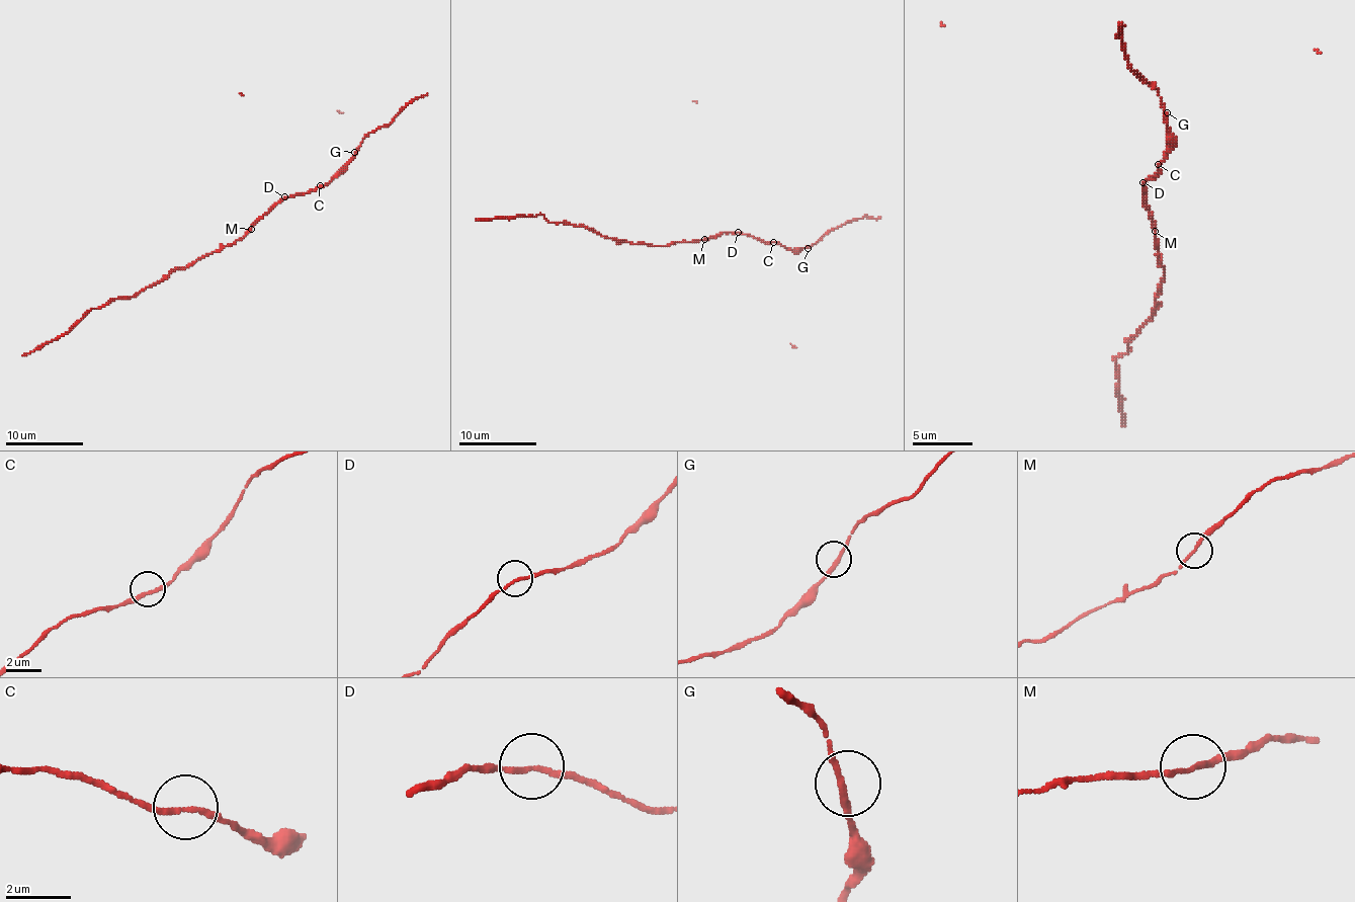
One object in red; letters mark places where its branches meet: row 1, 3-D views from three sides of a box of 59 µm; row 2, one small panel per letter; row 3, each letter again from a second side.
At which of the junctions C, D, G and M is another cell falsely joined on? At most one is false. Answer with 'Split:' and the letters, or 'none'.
Split: none

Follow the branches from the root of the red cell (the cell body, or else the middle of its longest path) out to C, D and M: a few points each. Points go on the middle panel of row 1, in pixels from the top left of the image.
C: (692, 242), (708, 240), (724, 232), (740, 232), (773, 242)
D: (692, 242), (708, 240), (724, 232), (738, 232)
M: (692, 242), (704, 240)

